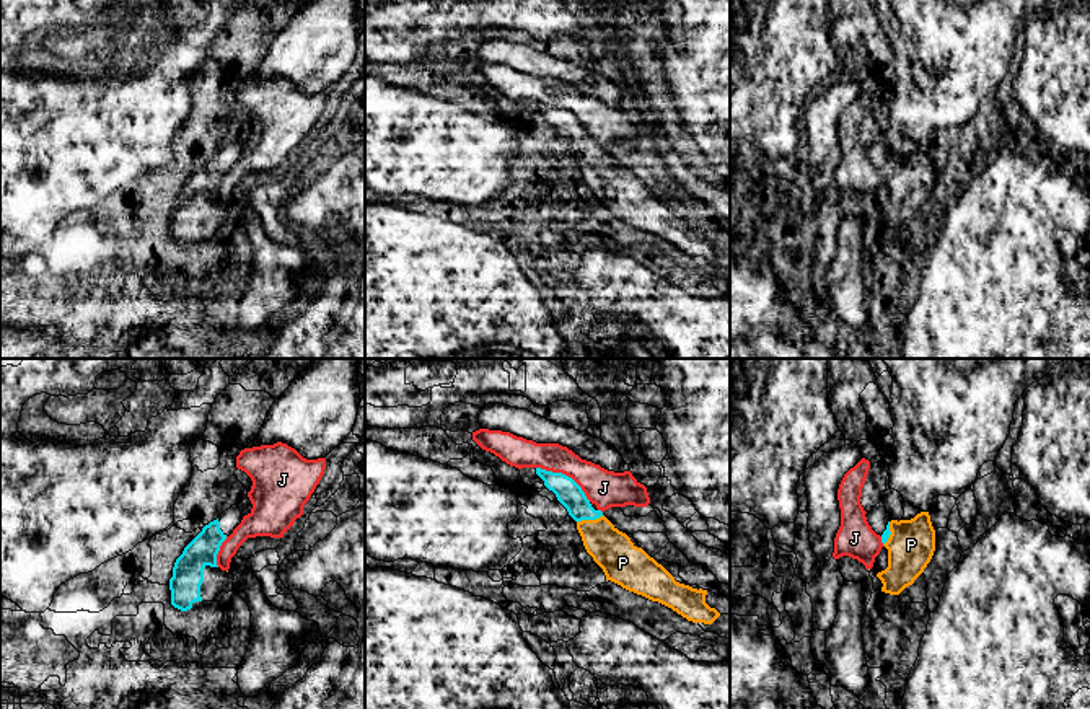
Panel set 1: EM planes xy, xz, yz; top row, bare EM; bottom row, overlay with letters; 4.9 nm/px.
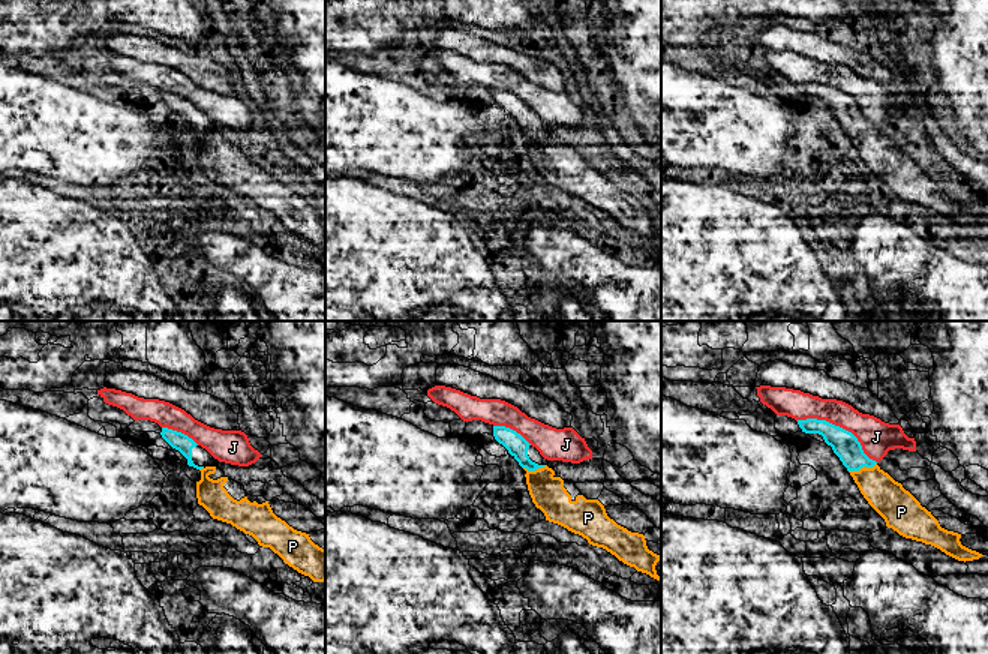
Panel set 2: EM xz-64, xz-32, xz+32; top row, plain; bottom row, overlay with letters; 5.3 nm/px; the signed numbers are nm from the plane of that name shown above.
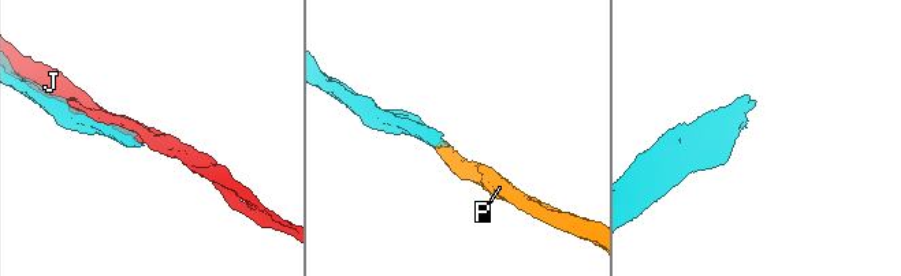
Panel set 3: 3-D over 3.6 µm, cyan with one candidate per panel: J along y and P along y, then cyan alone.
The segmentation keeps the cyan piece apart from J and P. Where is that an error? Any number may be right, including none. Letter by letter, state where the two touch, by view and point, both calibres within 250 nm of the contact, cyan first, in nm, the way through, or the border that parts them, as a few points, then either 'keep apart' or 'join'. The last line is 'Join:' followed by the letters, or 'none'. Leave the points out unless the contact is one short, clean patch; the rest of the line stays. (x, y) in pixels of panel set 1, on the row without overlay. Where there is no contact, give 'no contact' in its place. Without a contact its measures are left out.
J: xz (564, 110) | 120/180 nm | keep apart
P: xz (590, 154) | 120/200 nm | across xz (567, 126), (590, 154), (600, 173), (611, 184) | join
Join: P

